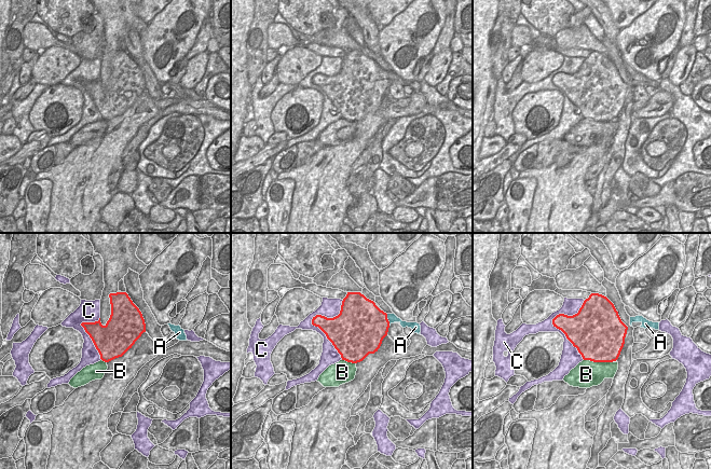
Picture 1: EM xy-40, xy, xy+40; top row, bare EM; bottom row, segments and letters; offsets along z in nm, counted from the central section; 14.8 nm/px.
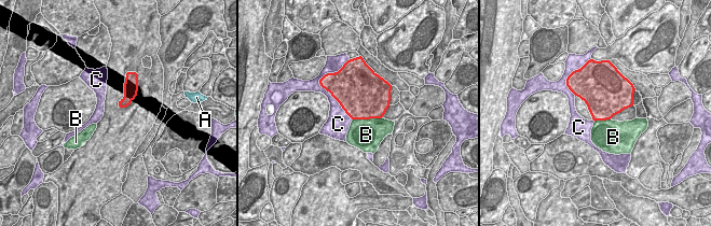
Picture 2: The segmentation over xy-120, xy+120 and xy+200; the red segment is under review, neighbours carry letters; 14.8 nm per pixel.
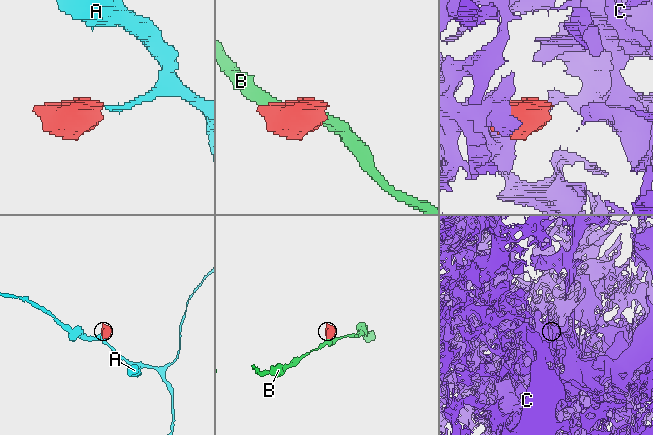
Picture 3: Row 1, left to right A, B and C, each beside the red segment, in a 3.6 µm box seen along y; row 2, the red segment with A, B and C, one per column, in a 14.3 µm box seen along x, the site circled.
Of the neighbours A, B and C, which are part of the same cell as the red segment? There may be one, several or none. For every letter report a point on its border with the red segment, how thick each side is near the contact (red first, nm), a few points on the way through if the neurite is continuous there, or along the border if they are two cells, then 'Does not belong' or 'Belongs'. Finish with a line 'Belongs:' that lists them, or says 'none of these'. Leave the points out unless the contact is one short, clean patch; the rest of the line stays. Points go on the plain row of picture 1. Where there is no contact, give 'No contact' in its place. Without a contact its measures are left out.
A: Touches red at xy (387, 78). Thickness 500 nm (red) against 130 nm. Path across: xy (371, 82), (387, 78), (392, 77). Belongs
B: Touches red at xy+40 (598, 120). Thickness 500 nm (red) against 400 nm. Does not belong
C: Touches red at xy (312, 79). Thickness 220 nm (red) against 190 nm. Does not belong
Belongs: A

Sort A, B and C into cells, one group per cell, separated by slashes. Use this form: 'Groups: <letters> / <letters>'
Groups: A / B / C

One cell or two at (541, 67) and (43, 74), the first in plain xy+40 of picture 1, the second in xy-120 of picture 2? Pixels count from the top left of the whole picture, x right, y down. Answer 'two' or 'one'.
one

